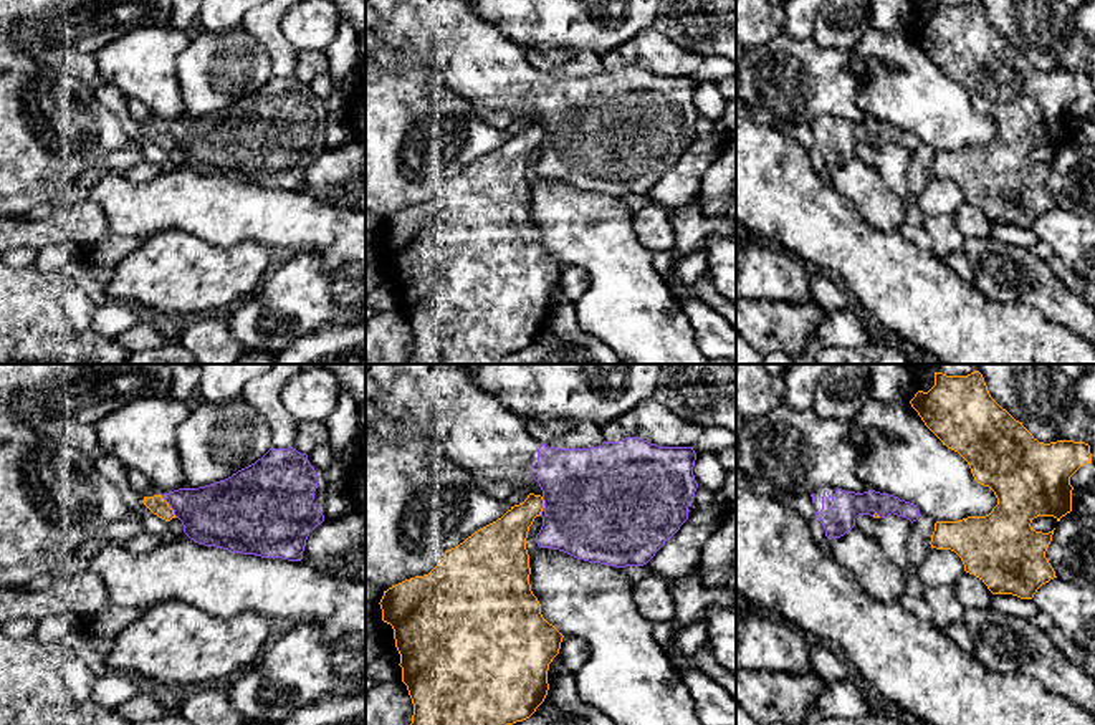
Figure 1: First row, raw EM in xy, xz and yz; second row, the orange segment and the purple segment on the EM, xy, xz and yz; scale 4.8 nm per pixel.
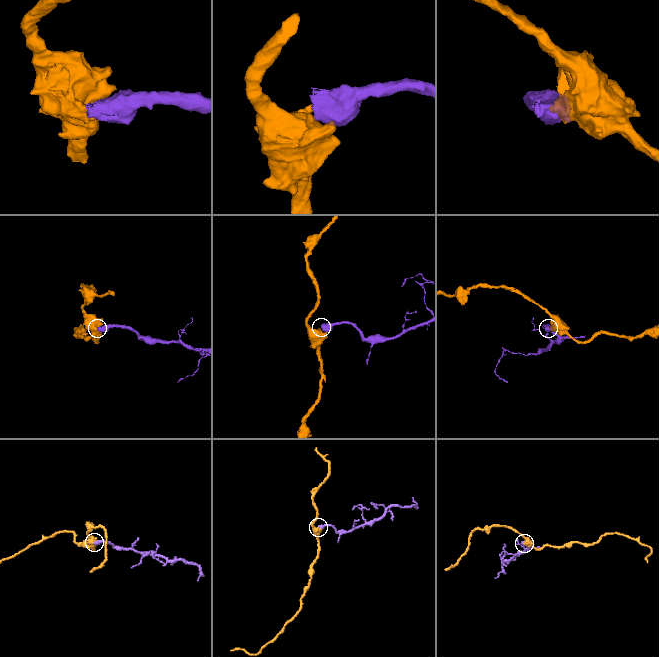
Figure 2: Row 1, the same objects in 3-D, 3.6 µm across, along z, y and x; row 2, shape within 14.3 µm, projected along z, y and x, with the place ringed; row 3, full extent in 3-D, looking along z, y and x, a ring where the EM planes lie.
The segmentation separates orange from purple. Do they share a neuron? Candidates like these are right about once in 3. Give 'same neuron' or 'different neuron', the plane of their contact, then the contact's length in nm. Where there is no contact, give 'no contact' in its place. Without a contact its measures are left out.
different neuron | xy | 130 nm

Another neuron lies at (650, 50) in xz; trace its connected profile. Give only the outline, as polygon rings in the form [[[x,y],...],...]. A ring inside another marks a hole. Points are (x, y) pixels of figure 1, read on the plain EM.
[[[655,28],[635,35],[600,56],[605,71],[638,66],[658,76],[695,76],[703,58],[681,48]]]

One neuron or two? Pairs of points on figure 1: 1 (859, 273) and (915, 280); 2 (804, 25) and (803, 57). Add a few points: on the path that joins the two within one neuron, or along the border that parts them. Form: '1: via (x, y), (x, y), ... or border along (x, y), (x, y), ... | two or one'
1: via (872, 273), (885, 273), (894, 280), (902, 280) | one
2: border along (781, 32), (794, 38), (809, 38) | two

